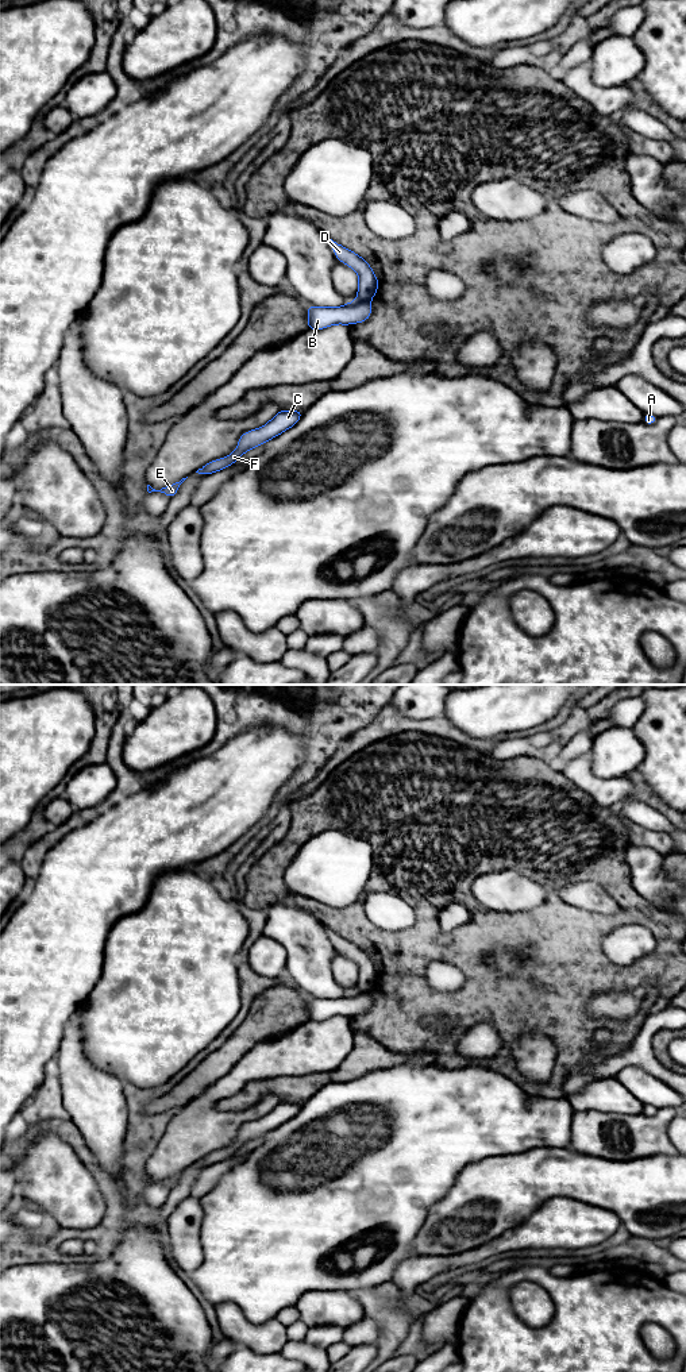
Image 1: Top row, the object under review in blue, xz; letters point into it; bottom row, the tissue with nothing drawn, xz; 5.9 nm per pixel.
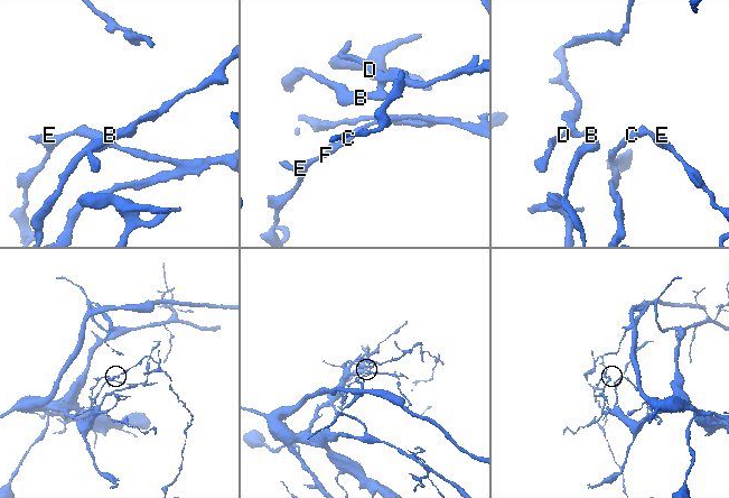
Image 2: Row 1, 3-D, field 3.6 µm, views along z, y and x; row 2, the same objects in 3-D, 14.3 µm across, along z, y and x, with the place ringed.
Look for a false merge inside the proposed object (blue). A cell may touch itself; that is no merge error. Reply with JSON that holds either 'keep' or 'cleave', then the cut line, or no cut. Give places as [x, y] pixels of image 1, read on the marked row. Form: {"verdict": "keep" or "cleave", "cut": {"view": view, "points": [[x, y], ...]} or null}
{"verdict": "cleave", "cut": {"view": "xz", "points": [[357, 300], [369, 301]]}}

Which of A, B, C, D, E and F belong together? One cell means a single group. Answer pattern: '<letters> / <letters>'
A B C E F / D

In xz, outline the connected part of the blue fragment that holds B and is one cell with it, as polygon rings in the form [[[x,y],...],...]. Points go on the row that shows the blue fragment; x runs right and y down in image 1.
[[[354,301],[338,308],[307,307],[308,329],[323,329],[334,324],[355,324],[366,321],[371,315],[370,301]]]

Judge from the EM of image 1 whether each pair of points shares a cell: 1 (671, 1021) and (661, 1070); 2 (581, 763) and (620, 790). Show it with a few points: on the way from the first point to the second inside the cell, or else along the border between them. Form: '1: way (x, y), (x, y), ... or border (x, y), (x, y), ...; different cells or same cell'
1: way (656, 1025), (647, 1035), (647, 1055); same cell
2: way (585, 774), (601, 790), (609, 790); same cell

